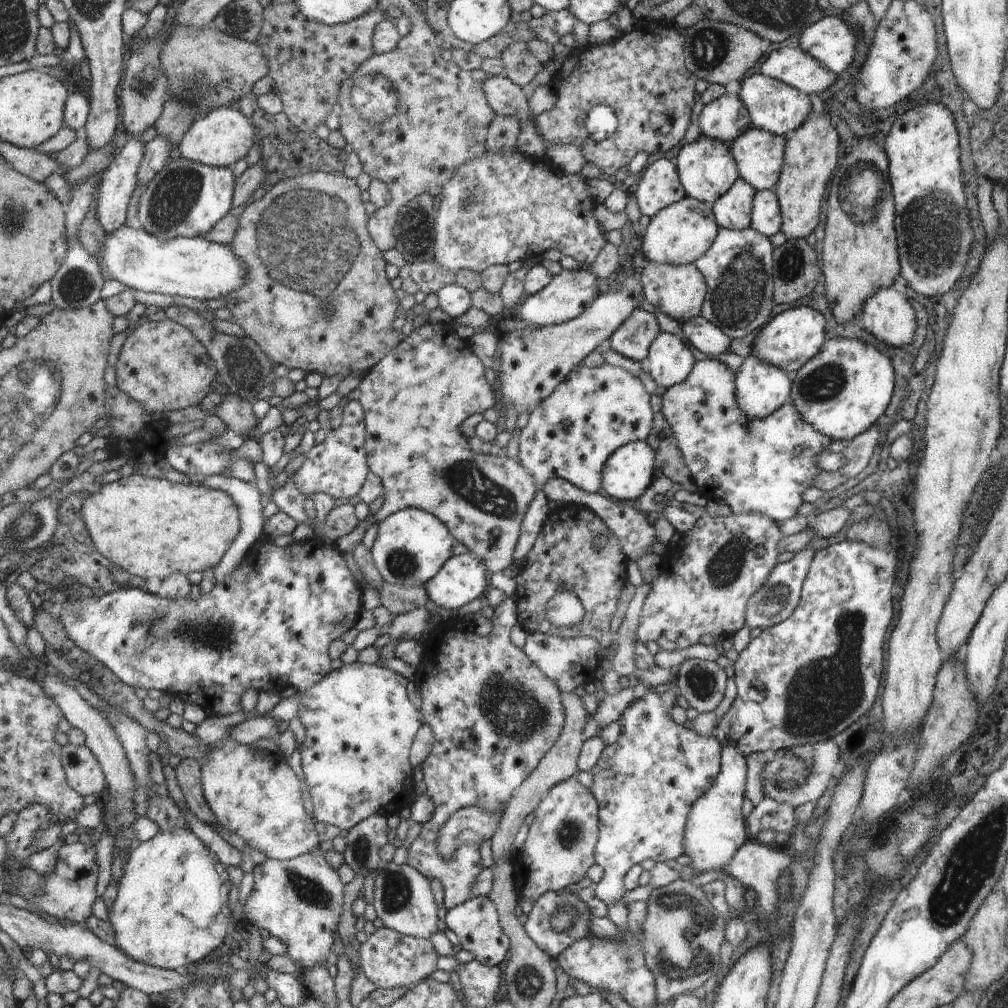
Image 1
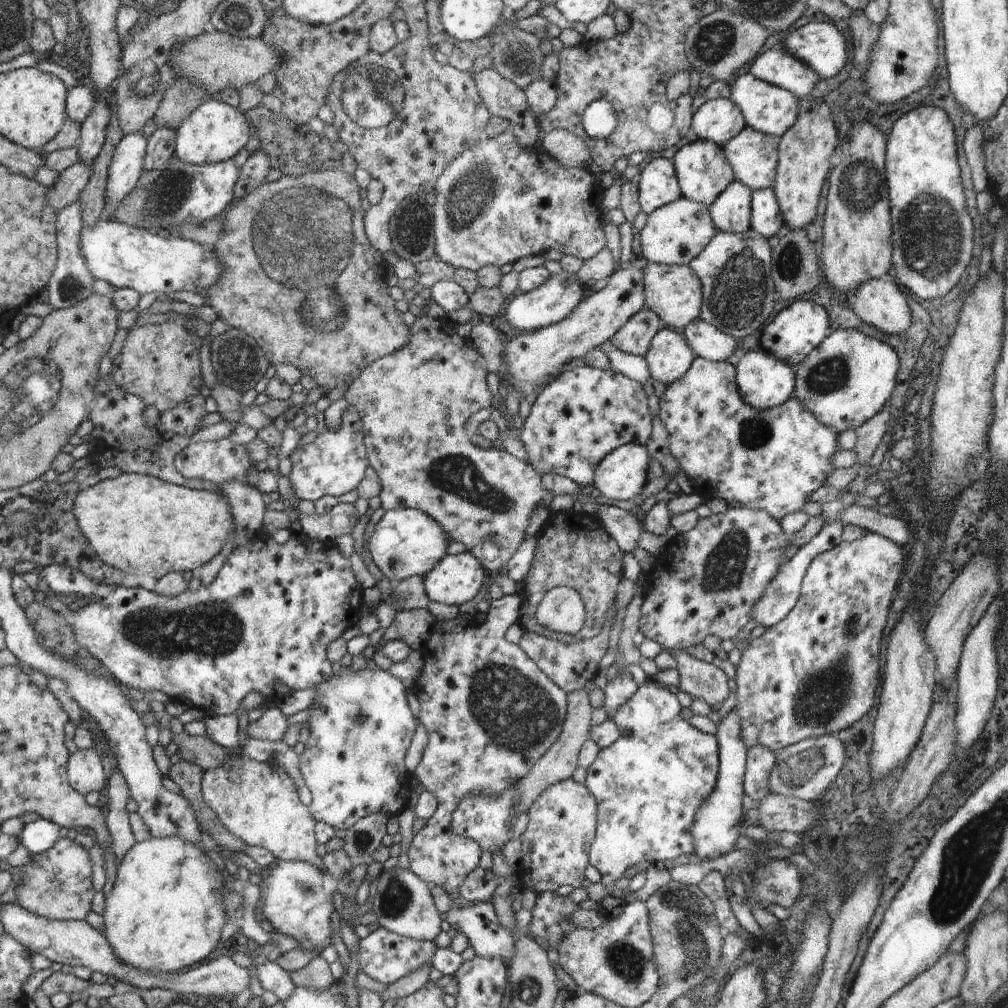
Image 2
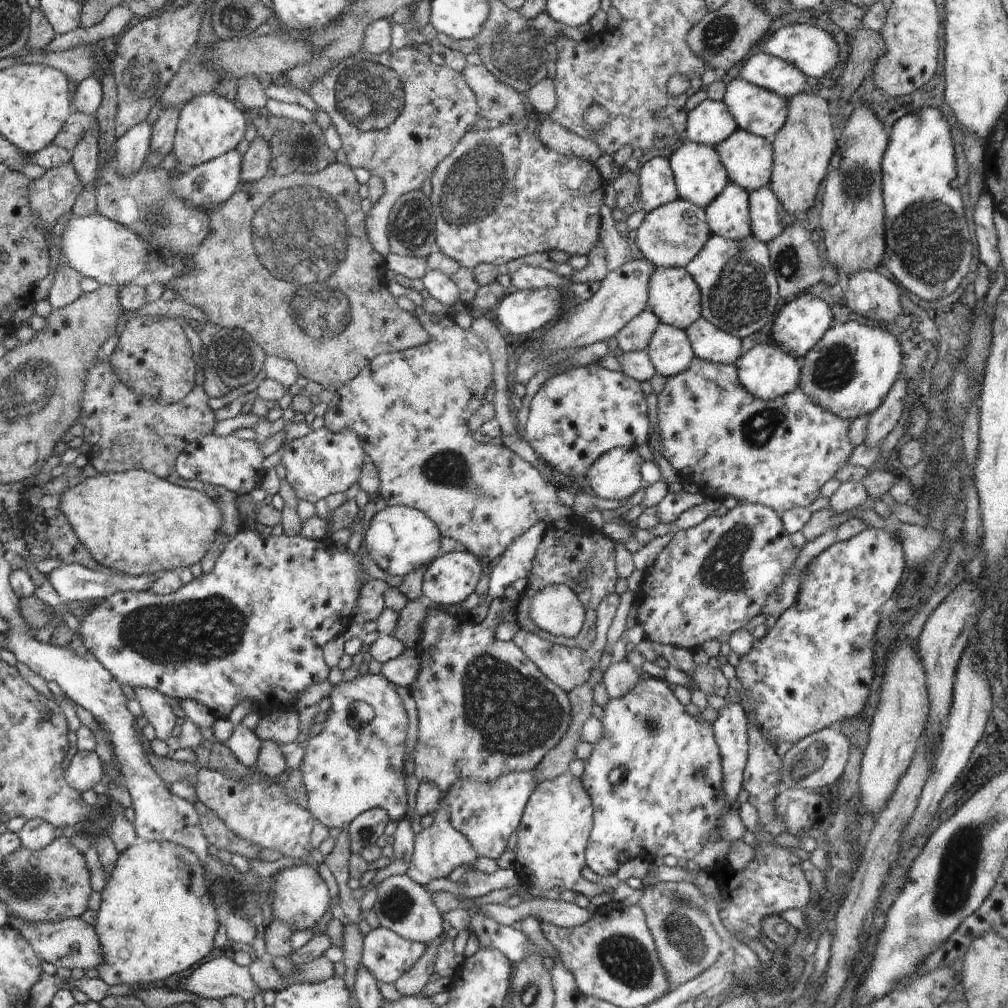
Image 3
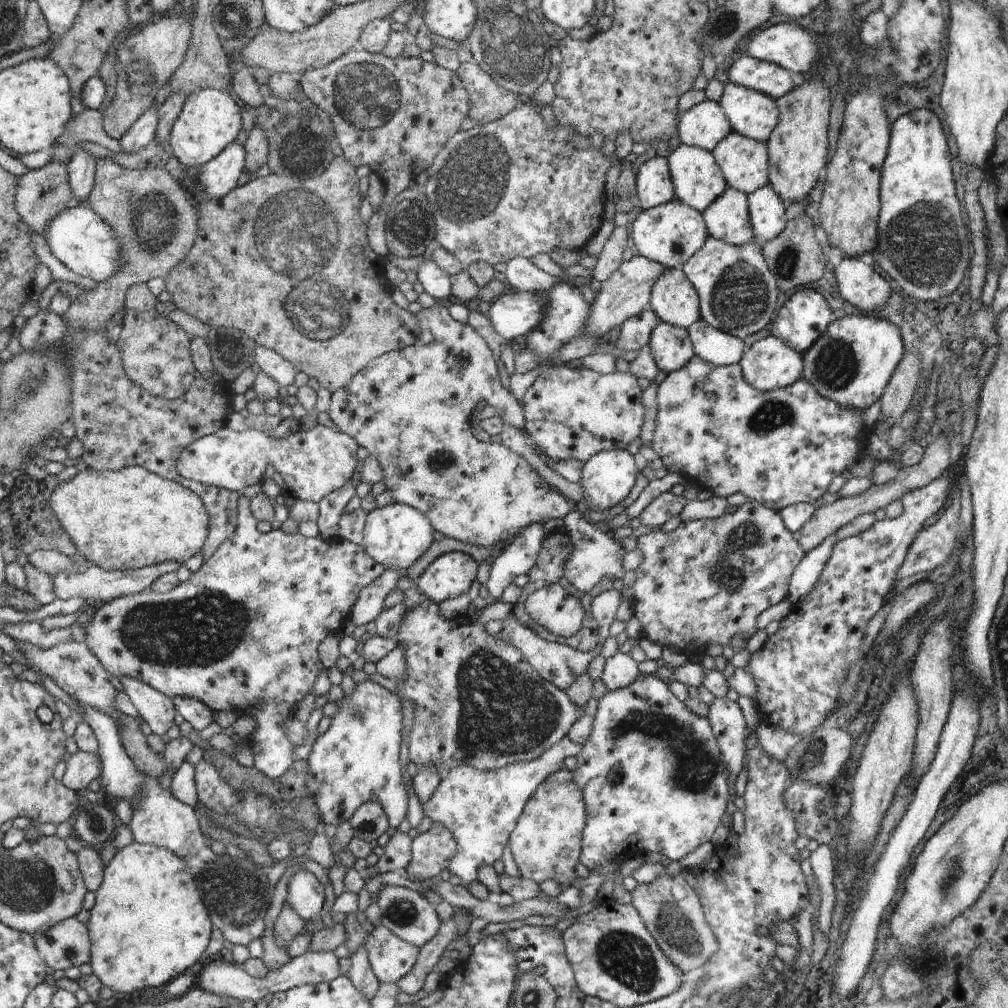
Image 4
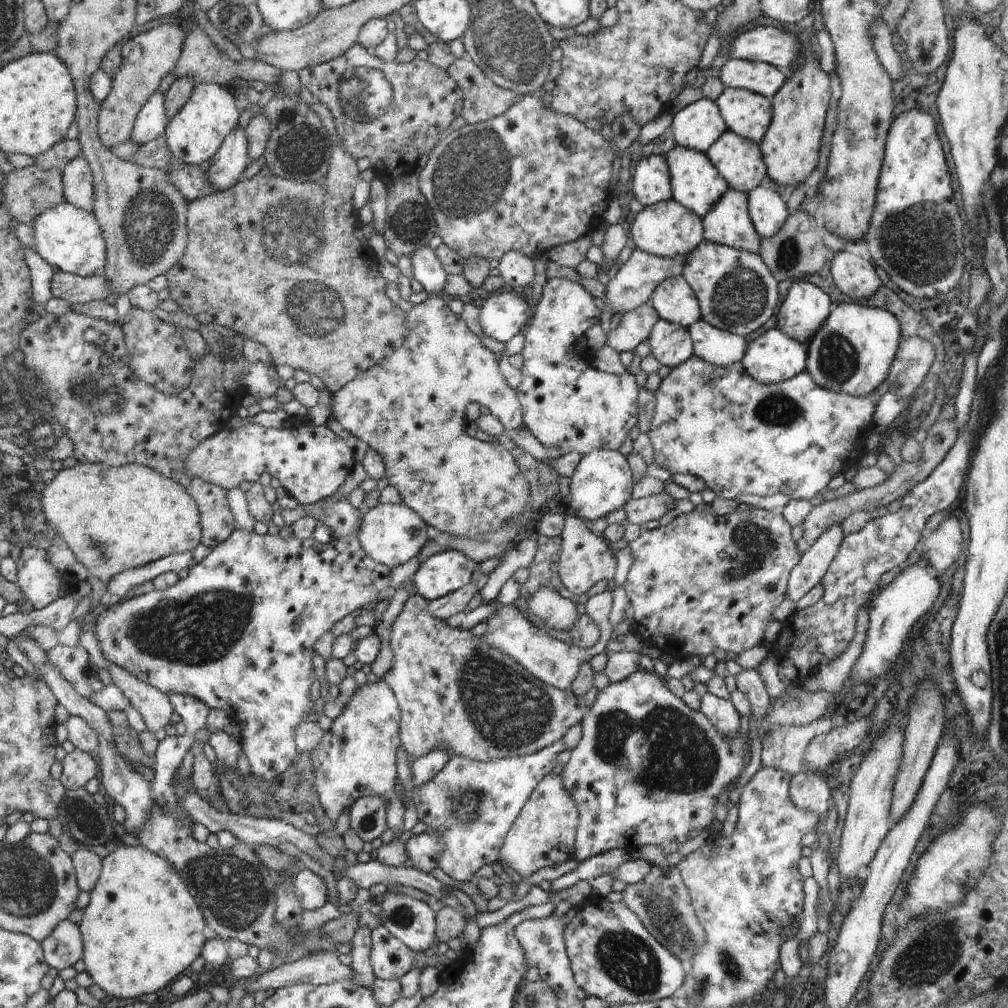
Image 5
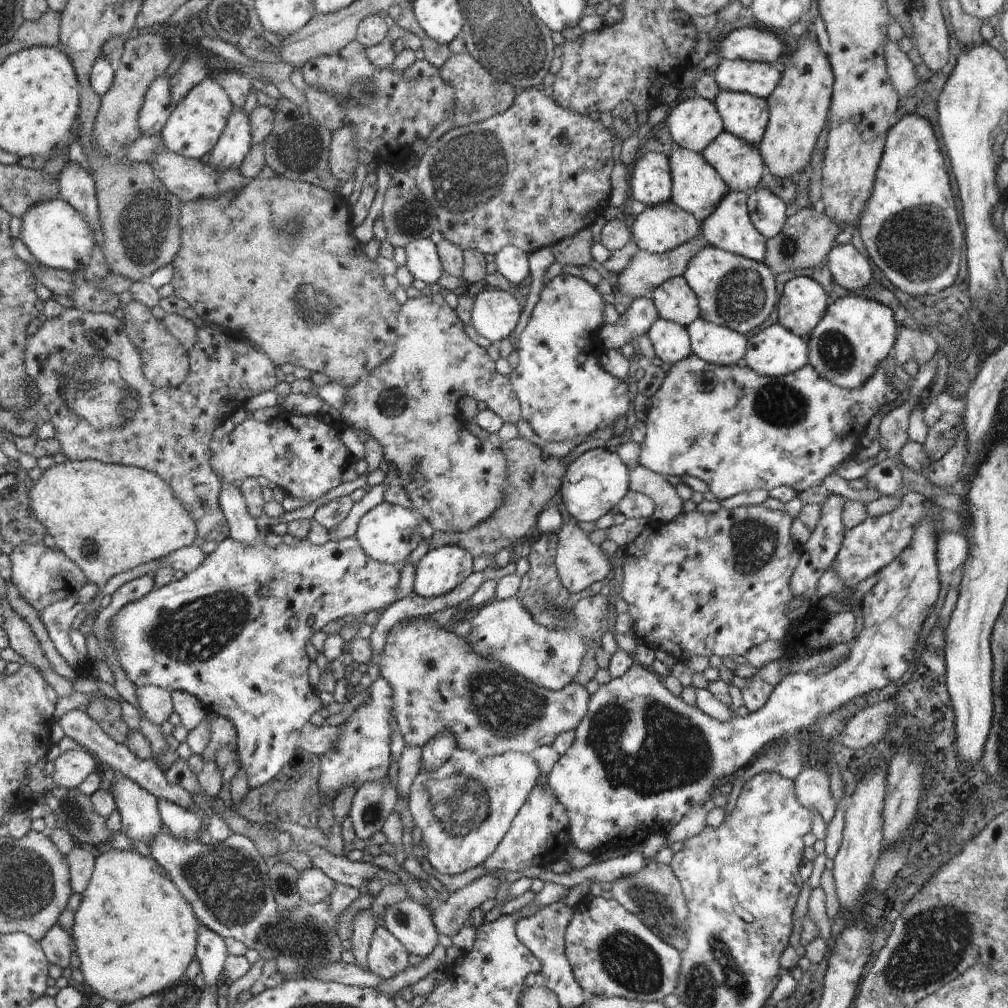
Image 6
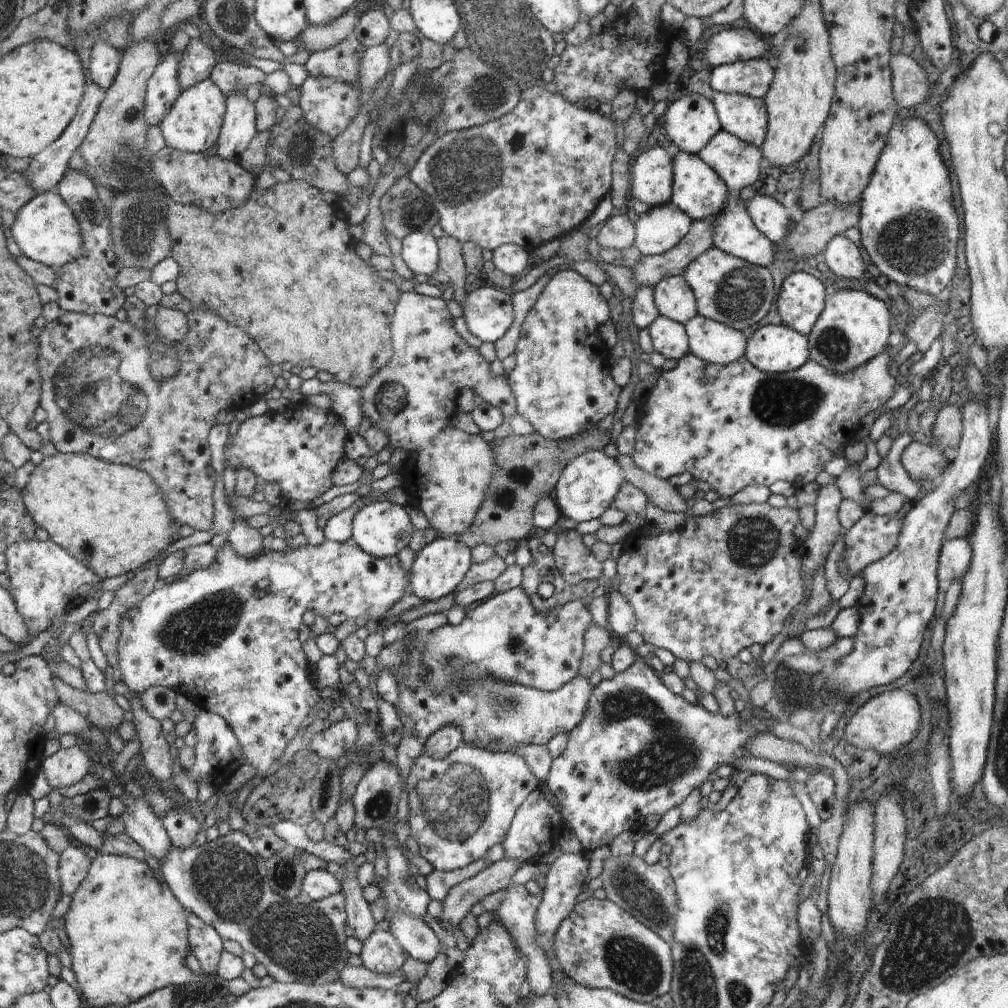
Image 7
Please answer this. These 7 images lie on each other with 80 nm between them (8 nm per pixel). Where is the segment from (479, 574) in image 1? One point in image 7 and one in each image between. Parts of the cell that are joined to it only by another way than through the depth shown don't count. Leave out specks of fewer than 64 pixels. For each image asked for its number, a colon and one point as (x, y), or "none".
2: (456, 579)
3: (451, 578)
4: (450, 575)
5: (444, 573)
6: (439, 571)
7: (438, 568)

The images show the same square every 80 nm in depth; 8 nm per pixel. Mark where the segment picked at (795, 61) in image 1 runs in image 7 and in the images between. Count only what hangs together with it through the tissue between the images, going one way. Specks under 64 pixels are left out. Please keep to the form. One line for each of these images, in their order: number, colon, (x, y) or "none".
2: (776, 66)
3: (766, 71)
4: (770, 78)
5: (764, 79)
6: (759, 79)
7: (753, 78)

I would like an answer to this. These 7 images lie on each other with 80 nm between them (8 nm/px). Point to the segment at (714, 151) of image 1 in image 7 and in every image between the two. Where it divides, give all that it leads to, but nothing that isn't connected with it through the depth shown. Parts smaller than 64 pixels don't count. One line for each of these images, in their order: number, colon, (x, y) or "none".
2: (703, 171)
3: (700, 177)
4: (698, 181)
5: (695, 182)
6: (696, 187)
7: (698, 191)

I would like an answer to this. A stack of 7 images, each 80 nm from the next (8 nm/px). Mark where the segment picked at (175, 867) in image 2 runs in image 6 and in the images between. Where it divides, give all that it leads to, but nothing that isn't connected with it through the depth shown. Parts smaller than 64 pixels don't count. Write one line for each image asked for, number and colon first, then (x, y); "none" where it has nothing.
3: (156, 918)
4: (149, 923)
5: (142, 929)
6: (135, 933)

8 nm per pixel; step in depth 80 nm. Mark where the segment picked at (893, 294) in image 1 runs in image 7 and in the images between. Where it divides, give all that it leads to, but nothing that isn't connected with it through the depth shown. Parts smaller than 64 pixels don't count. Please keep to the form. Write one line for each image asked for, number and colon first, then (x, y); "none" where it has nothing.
2: (879, 303)
3: (871, 294)
4: (860, 285)
5: (854, 276)
6: (851, 269)
7: (842, 255)

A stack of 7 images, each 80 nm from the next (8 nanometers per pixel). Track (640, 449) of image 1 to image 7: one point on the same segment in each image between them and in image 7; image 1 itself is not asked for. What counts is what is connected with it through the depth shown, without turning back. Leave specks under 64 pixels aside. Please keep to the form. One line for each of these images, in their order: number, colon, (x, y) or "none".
2: (621, 475)
3: (615, 475)
4: (607, 477)
5: (602, 482)
6: (592, 486)
7: (587, 486)

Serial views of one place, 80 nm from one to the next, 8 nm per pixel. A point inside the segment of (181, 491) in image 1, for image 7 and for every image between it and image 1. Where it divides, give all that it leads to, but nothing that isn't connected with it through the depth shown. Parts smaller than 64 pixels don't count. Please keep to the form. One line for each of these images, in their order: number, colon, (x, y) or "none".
2: (139, 524)
3: (134, 522)
4: (124, 520)
5: (112, 518)
6: (107, 518)
7: (113, 518)

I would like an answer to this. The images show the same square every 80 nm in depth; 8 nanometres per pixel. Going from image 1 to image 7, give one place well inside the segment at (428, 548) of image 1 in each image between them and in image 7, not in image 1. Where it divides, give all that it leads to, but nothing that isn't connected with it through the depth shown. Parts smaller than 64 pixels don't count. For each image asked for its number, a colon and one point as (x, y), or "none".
2: (406, 543)
3: (399, 539)
4: (396, 536)
5: (392, 534)
6: (387, 533)
7: (382, 529)

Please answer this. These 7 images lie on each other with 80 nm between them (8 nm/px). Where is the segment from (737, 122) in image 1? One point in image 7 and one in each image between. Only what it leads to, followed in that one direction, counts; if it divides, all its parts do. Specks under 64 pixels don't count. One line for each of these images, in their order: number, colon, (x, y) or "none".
2: (718, 120)
3: (710, 123)
4: (705, 124)
5: (699, 125)
6: (693, 124)
7: (691, 121)

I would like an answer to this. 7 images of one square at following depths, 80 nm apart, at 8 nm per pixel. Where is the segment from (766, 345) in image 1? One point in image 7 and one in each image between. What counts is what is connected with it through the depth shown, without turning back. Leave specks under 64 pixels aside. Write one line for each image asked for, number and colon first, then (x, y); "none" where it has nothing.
2: (795, 331)
3: (802, 322)
4: (804, 318)
5: (803, 311)
6: (804, 302)
7: (801, 300)

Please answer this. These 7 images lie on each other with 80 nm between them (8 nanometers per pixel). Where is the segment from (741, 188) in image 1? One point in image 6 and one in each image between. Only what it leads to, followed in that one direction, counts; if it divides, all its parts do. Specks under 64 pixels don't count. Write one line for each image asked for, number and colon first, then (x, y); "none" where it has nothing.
2: (731, 211)
3: (728, 215)
4: (727, 218)
5: (728, 222)
6: (729, 227)

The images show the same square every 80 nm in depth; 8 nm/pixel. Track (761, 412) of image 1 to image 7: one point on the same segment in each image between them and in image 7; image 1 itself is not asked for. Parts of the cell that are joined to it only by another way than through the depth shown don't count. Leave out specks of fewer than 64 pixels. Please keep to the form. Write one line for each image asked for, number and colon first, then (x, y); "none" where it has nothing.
2: (764, 382)
3: (767, 372)
4: (769, 364)
5: (774, 357)
6: (774, 351)
7: (774, 349)

